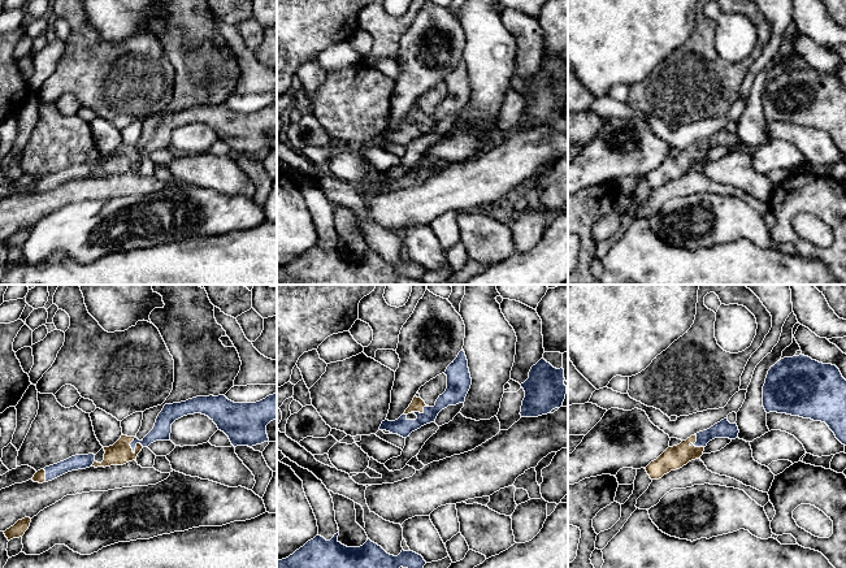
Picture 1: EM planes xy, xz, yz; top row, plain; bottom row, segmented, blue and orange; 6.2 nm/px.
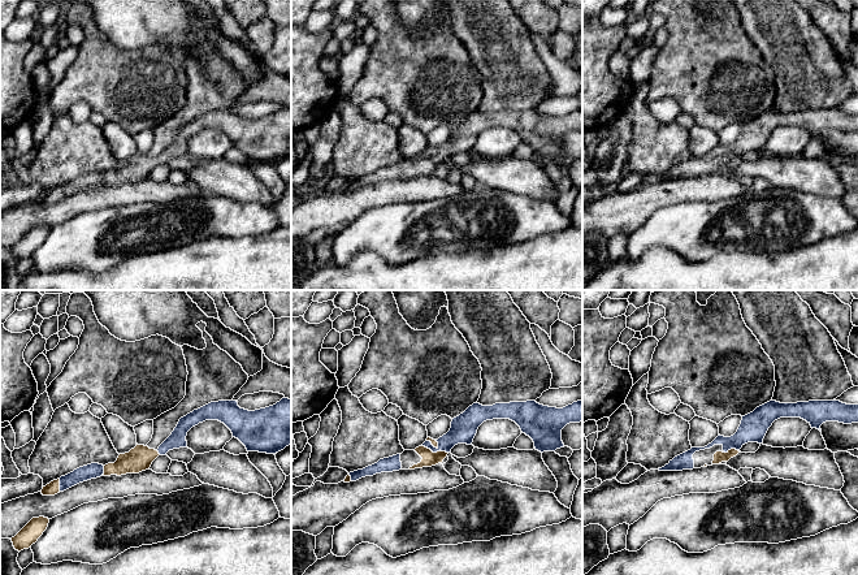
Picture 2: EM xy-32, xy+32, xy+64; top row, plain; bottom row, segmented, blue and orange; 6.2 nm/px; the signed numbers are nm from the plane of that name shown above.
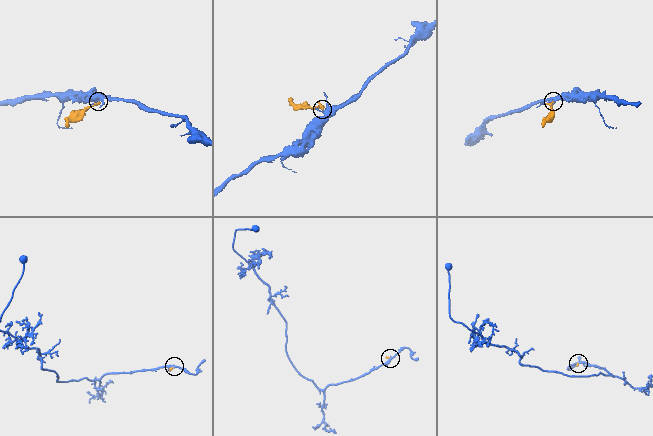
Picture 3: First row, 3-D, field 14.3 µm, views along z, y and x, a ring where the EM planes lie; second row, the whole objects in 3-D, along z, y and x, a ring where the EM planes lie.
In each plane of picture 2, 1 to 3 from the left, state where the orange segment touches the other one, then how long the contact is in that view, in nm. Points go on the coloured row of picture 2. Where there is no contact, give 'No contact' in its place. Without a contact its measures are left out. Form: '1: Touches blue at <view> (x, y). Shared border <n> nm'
1: Touches blue at xy-32 (60, 485). Shared border 80 nm
2: Touches blue at xy+32 (434, 452). Shared border 180 nm
3: Touches blue at xy+64 (731, 448). Shared border 100 nm

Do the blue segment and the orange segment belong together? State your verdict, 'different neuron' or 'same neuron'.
same neuron

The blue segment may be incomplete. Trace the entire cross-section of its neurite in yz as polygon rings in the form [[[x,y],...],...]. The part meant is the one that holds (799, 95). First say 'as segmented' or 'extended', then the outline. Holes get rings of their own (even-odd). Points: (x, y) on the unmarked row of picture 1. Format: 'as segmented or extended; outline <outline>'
as segmented; outline [[[804,64],[781,68],[768,79],[763,95],[763,116],[767,122],[786,122],[825,131],[846,155],[846,88],[836,74]]]

